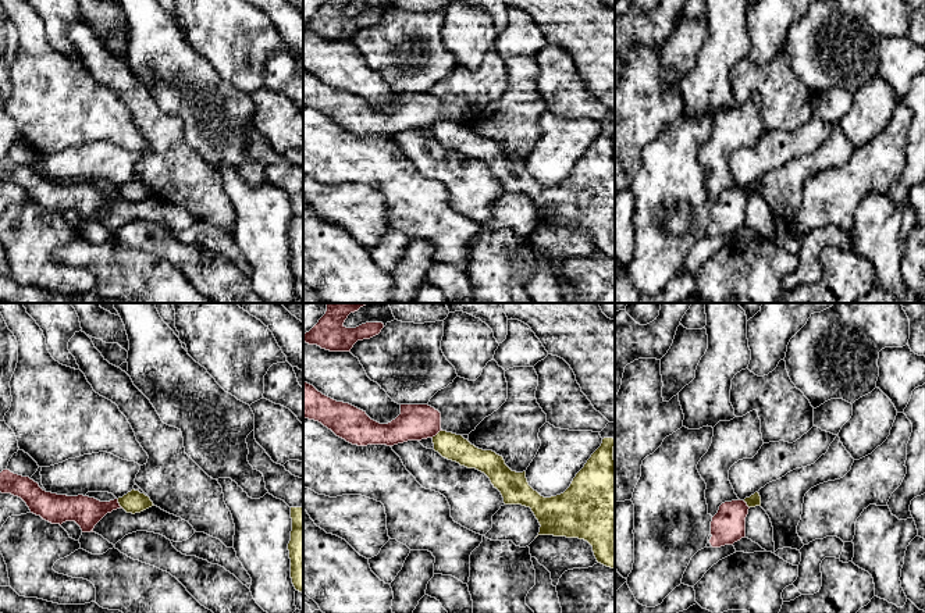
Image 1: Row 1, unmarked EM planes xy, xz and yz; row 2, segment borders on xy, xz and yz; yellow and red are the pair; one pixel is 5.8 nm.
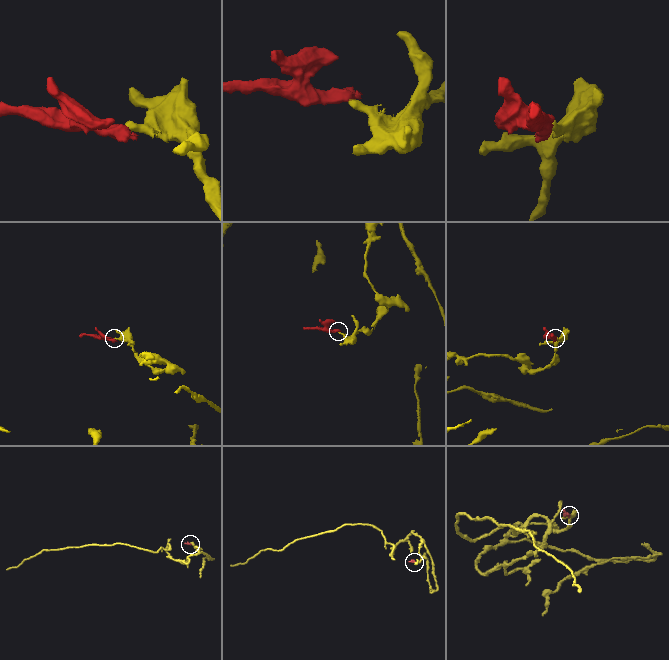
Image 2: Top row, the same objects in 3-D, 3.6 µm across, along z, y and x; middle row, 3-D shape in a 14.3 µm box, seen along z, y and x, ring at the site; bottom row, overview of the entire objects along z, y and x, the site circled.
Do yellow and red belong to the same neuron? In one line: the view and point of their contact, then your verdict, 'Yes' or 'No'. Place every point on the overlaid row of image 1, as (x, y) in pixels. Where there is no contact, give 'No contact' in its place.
Touches yellow at xz (437, 434). No

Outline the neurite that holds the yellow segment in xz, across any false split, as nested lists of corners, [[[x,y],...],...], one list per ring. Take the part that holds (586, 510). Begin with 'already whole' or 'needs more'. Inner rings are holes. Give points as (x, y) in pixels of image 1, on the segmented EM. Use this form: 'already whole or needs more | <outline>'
already whole | [[[440,431],[433,436],[434,450],[442,457],[467,468],[484,473],[497,488],[505,505],[530,507],[540,523],[538,535],[579,538],[593,546],[598,563],[615,569],[615,459],[613,438],[604,438],[601,446],[591,455],[584,467],[576,474],[570,487],[561,495],[544,498],[534,491],[526,478],[526,471],[512,471],[502,456],[472,445],[462,435]]]

